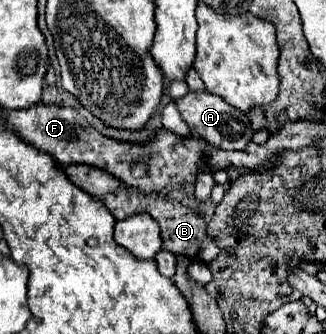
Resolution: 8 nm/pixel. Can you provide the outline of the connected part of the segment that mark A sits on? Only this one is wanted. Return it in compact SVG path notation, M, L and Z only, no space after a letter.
M190 91L186 97L176 99L176 107L178 107L178 111L182 113L184 121L188 123L192 135L194 135L194 137L198 135L200 139L204 139L206 143L210 143L210 145L214 145L214 147L230 149L230 151L240 151L240 149L244 149L244 147L250 143L250 139L252 139L252 133L254 133L254 131L252 131L252 125L250 125L248 115L246 115L246 113L242 115L242 111L230 107L222 97L210 95L210 93L206 93L206 91L198 91L198 93Z

